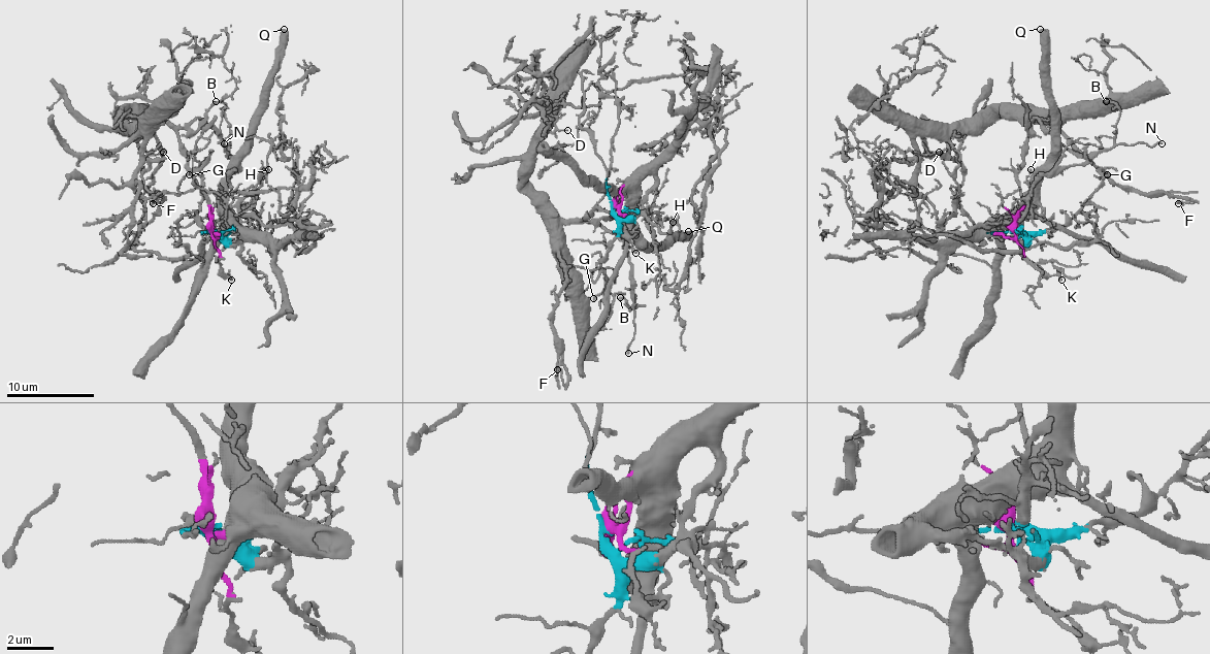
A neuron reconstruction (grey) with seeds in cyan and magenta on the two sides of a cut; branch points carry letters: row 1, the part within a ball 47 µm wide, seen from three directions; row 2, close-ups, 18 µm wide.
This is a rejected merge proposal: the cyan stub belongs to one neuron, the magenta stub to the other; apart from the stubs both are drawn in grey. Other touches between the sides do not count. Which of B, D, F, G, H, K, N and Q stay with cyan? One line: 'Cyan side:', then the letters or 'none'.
Cyan side: G, H, Q

